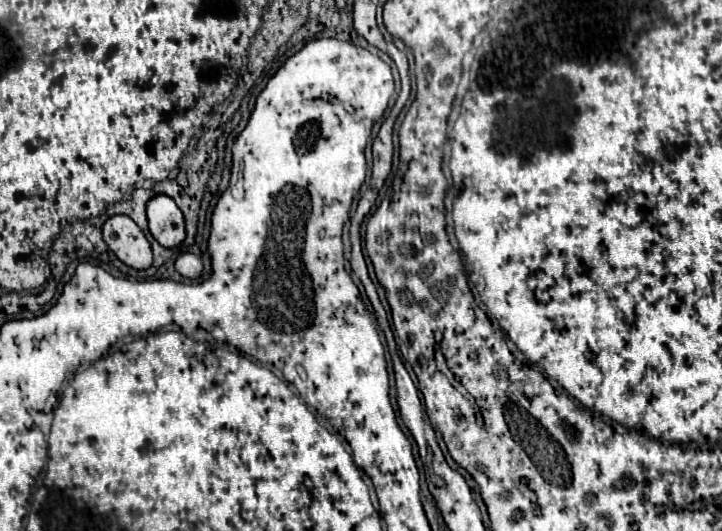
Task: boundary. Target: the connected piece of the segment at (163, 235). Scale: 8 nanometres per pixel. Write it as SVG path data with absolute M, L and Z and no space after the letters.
M168 195L154 197L148 203L146 213L150 223L150 233L162 247L178 247L184 241L186 237L184 215Z

